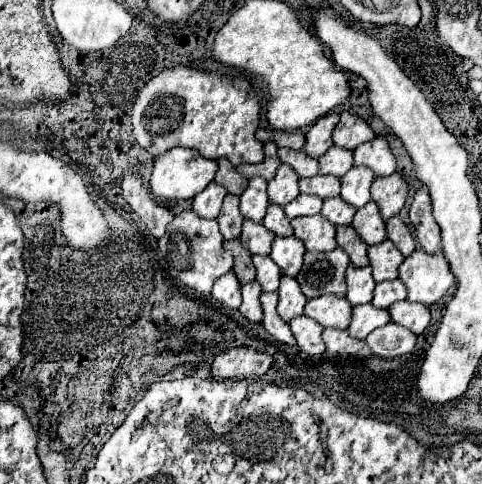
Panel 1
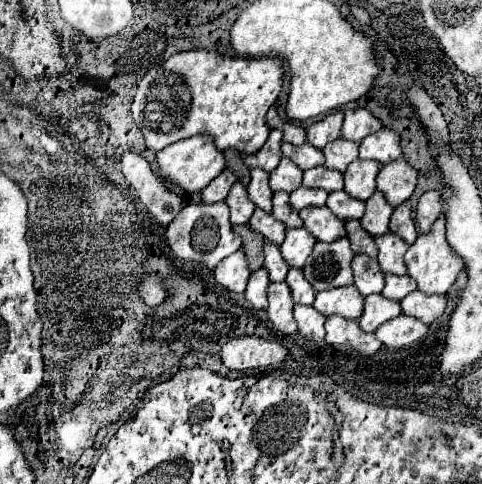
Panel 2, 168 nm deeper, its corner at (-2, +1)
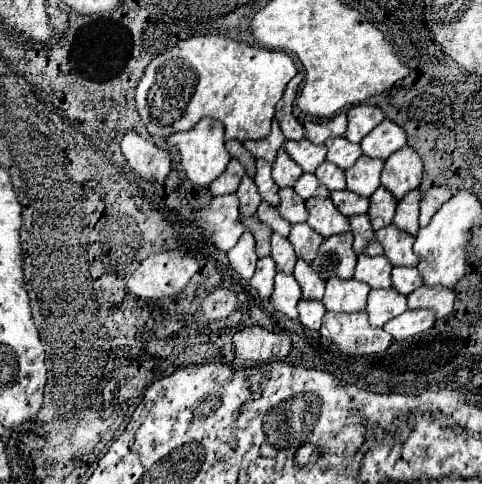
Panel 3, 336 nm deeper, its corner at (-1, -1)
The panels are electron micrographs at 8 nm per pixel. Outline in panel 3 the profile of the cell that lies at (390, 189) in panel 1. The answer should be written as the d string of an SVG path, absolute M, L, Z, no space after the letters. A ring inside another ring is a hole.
M402 147L386 159L382 169L382 185L400 201L408 191L416 189L422 179L422 159L412 147Z

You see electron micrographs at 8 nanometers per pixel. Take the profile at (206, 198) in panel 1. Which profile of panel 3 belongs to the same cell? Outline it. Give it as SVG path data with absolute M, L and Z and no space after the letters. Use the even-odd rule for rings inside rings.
M232 159L232 161L228 163L226 171L224 171L216 181L210 183L210 191L212 191L212 195L216 197L216 195L234 193L234 191L238 189L238 185L240 185L244 173L246 173L246 171L244 171L244 167L240 165L240 161L238 161L238 159Z

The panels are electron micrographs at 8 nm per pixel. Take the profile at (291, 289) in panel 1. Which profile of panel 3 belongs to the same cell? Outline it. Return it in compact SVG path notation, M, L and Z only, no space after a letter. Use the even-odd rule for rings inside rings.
M298 259L296 267L294 267L294 275L296 275L296 281L302 287L302 297L304 299L316 299L316 301L322 299L324 281L316 271L312 271L310 263L306 263L304 259Z

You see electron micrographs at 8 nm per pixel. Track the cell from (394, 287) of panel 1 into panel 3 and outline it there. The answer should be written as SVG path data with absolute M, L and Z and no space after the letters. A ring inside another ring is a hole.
M394 267L392 287L396 291L402 291L402 295L410 295L420 285L422 285L422 275L418 267Z

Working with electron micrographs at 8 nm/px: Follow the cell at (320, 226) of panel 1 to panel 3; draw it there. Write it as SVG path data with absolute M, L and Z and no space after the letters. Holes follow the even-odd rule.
M330 197L326 199L308 199L306 201L306 207L310 211L310 217L308 217L308 225L320 233L322 237L330 237L330 235L338 235L338 233L346 233L350 229L350 223L348 223L348 217L344 217L336 207L334 203L330 201Z

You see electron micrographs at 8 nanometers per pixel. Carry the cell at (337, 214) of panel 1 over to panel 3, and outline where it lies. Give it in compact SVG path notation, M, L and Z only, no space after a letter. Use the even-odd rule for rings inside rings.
M348 189L344 191L332 191L330 193L330 199L334 201L334 205L346 215L346 217L352 217L352 215L362 215L368 211L370 207L370 201L366 197L360 197Z

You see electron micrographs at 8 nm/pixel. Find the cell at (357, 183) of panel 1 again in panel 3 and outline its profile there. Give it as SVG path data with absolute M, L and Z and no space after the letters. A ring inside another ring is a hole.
M362 155L348 171L346 171L346 183L350 191L370 197L378 187L380 187L380 173L382 173L384 161L382 159L372 159Z

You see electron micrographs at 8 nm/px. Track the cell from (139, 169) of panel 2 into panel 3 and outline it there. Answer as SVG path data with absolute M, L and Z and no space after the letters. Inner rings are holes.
M126 131L122 139L122 153L128 161L128 165L146 179L156 179L158 183L164 183L170 173L172 153L170 149L164 149L156 145L152 139L142 139L136 131Z

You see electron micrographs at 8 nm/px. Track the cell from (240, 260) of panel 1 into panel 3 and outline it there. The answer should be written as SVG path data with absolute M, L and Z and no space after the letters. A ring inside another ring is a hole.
M244 215L242 223L256 237L256 253L258 253L258 257L266 257L270 253L270 235L272 235L272 229L266 223L262 223L260 219L256 219L256 215Z

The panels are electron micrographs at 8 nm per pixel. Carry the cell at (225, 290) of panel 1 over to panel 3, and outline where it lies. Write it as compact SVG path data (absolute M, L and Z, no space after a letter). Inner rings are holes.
M244 231L242 237L238 239L238 243L228 251L230 265L242 279L250 279L254 275L256 261L258 261L254 245L256 245L254 235L250 231Z

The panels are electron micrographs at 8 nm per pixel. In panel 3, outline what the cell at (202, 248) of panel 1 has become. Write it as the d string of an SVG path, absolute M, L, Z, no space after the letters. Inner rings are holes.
M234 193L214 197L212 203L196 213L196 221L190 227L190 237L206 237L220 251L230 251L240 235L244 225L238 211L238 197Z

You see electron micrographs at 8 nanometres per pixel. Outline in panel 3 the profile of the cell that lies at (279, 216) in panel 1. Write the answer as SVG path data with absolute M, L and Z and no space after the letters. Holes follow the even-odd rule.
M292 187L280 189L280 199L282 201L278 205L278 211L286 221L294 225L294 223L304 223L308 219L308 209L304 205L304 199L300 199L300 195Z

